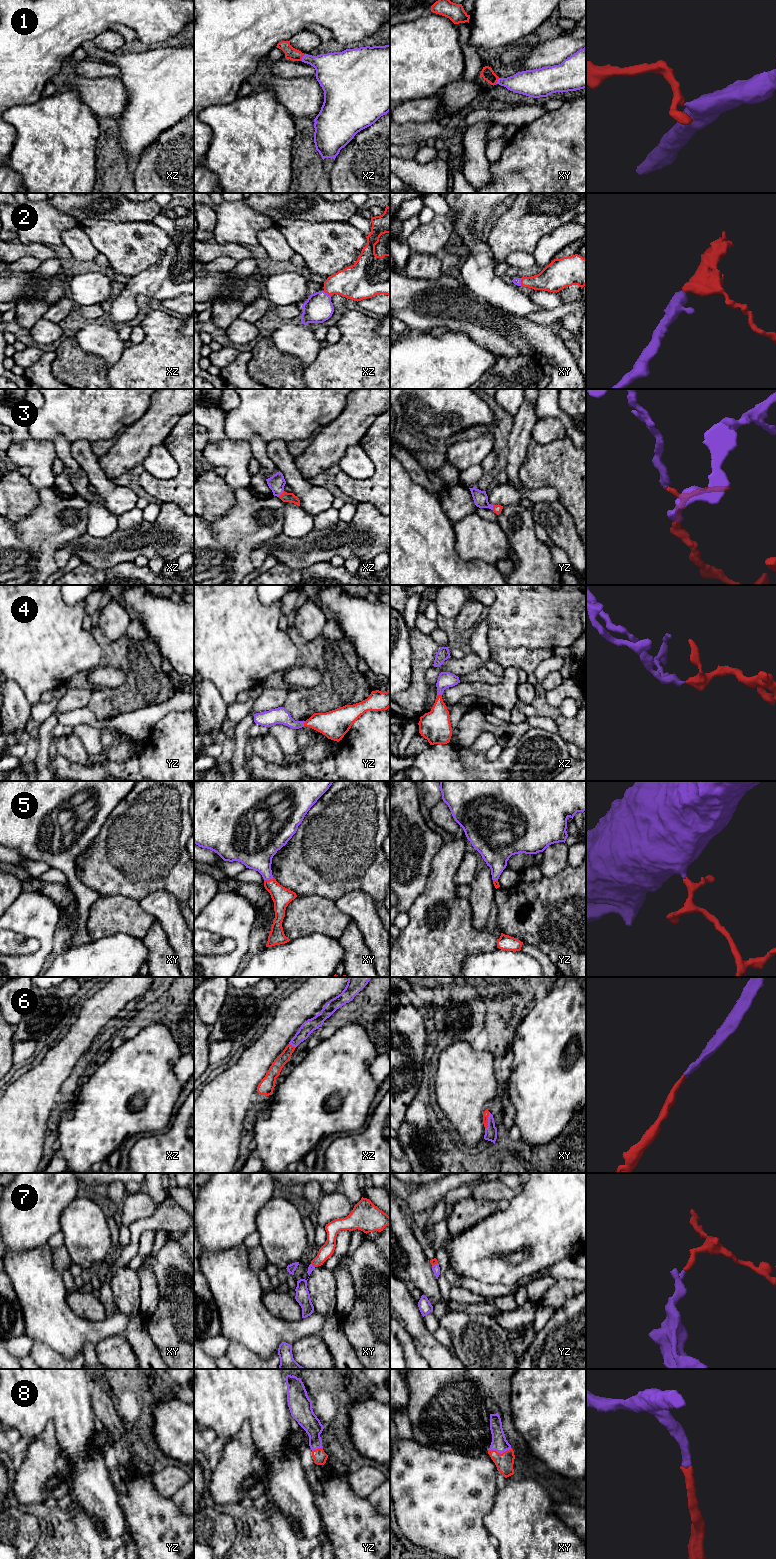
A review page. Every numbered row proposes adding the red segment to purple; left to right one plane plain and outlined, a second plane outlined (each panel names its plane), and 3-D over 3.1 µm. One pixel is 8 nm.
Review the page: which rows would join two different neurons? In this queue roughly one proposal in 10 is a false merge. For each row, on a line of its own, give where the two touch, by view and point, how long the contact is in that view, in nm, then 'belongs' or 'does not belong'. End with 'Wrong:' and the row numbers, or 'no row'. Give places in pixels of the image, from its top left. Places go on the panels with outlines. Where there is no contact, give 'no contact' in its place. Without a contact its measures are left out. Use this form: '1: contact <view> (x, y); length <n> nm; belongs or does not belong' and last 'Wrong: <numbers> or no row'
1: contact xz (302, 57); length 70 nm; belongs
2: contact xz (326, 293); length 80 nm; belongs
3: contact xz (281, 493); length 70 nm; belongs
4: contact yz (304, 722); length 40 nm; belongs
5: contact xy (268, 879); length 80 nm; belongs
6: contact xy (488, 1120); length 140 nm; belongs
7: contact yz (435, 1264); length 60 nm; belongs
8: contact xy (500, 1453); length 180 nm; belongs
Wrong: no row

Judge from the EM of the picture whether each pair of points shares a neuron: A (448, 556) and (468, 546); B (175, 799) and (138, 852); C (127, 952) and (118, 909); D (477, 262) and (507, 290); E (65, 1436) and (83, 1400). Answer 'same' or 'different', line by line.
A: different
B: same
C: different
D: same
E: same

